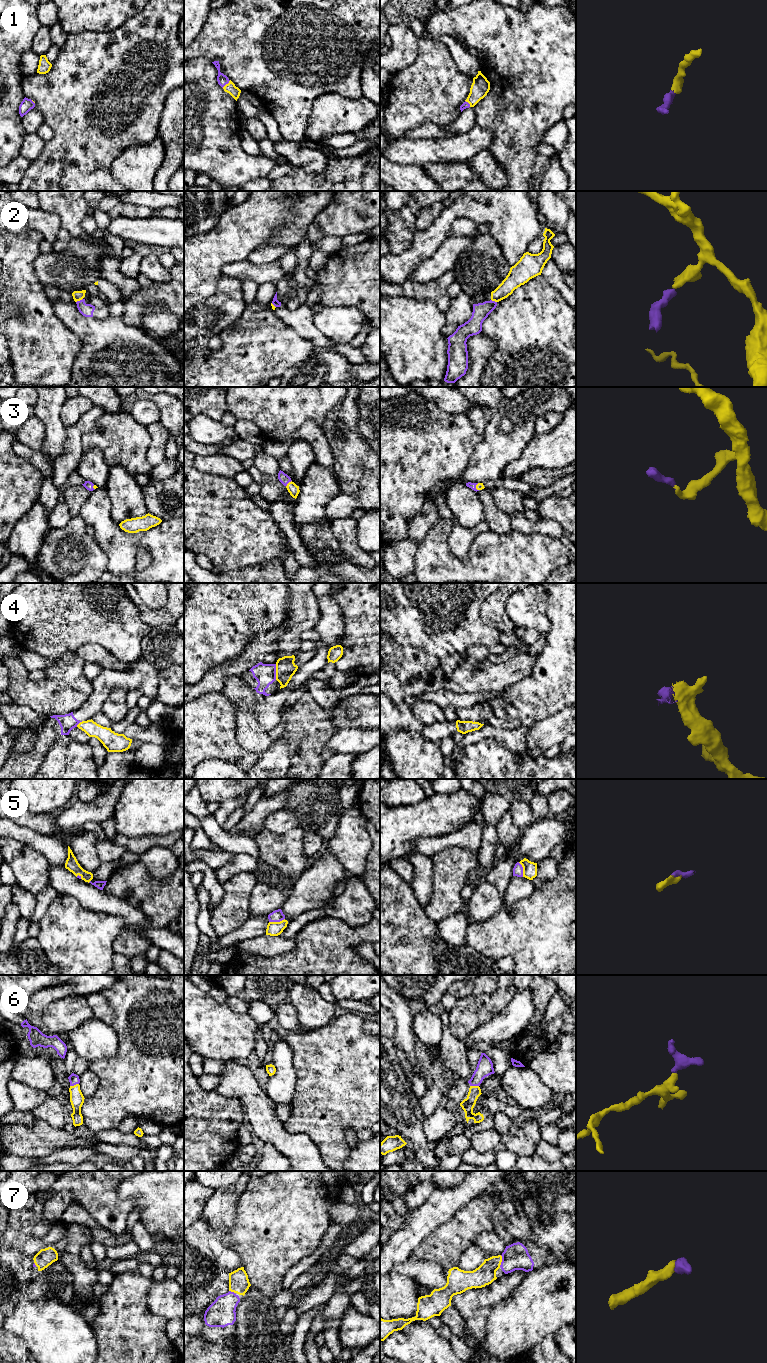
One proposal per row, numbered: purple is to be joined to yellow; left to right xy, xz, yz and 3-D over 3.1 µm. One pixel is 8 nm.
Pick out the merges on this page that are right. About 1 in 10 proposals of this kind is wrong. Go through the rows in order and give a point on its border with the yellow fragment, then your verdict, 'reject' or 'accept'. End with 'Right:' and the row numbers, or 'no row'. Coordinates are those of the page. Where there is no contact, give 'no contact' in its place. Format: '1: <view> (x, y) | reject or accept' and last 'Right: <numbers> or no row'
1: xz (226, 84) | accept
2: xy (79, 300) | reject
3: xz (288, 483) | accept
4: xz (276, 672) | reject
5: xz (276, 922) | accept
6: xy (74, 1085) | accept
7: yz (501, 1261) | accept
Right: 1, 3, 5, 6, 7

